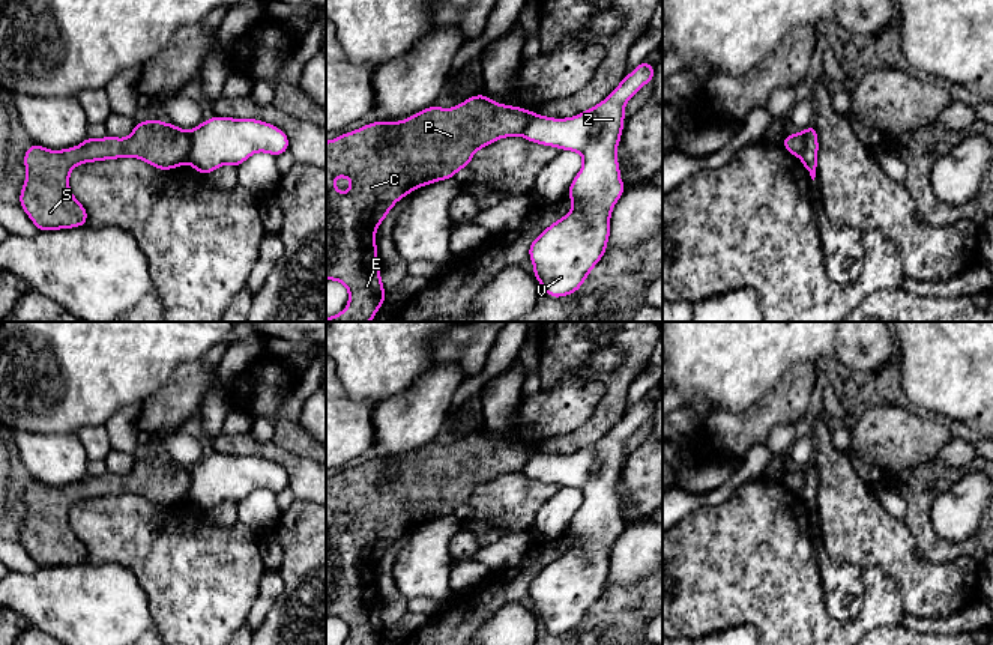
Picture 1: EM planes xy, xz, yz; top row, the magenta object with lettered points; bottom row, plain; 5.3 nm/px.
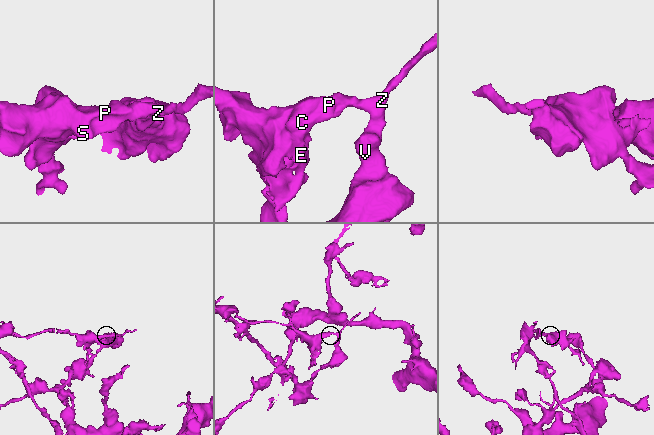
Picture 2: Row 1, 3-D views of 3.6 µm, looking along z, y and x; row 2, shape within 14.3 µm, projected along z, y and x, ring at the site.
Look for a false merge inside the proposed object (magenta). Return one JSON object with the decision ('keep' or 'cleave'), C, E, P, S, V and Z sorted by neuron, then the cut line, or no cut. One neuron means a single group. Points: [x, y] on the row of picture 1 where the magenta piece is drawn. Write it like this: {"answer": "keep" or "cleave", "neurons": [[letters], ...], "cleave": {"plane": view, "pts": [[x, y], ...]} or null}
{"answer": "cleave", "neurons": [["C", "E", "P", "S"], ["V", "Z"]], "cleave": {"plane": "xy", "pts": [[190, 131], [190, 154], [187, 160]]}}

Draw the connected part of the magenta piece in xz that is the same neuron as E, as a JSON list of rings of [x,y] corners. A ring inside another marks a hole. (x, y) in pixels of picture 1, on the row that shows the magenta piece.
[[[484,93],[470,96],[464,102],[452,108],[440,108],[437,105],[431,105],[401,122],[383,122],[377,120],[370,125],[365,125],[356,131],[350,131],[337,137],[335,140],[326,141],[326,280],[334,280],[343,283],[349,290],[349,304],[347,308],[340,311],[334,317],[326,317],[326,322],[371,322],[376,313],[380,310],[382,304],[386,301],[385,287],[380,278],[379,257],[377,257],[377,245],[376,245],[376,232],[380,223],[386,218],[394,204],[410,194],[413,189],[419,186],[430,185],[433,182],[452,179],[455,173],[464,167],[469,167],[476,150],[503,138],[503,137],[518,137],[523,134],[526,126],[535,119],[536,113],[524,110],[521,107],[511,107],[506,104],[497,104],[487,98]],[[343,176],[352,182],[352,188],[347,192],[340,192],[335,188],[334,179]]]

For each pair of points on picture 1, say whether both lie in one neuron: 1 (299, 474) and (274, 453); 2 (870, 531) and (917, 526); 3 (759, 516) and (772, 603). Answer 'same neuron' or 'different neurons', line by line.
1: same neuron
2: different neurons
3: same neuron

